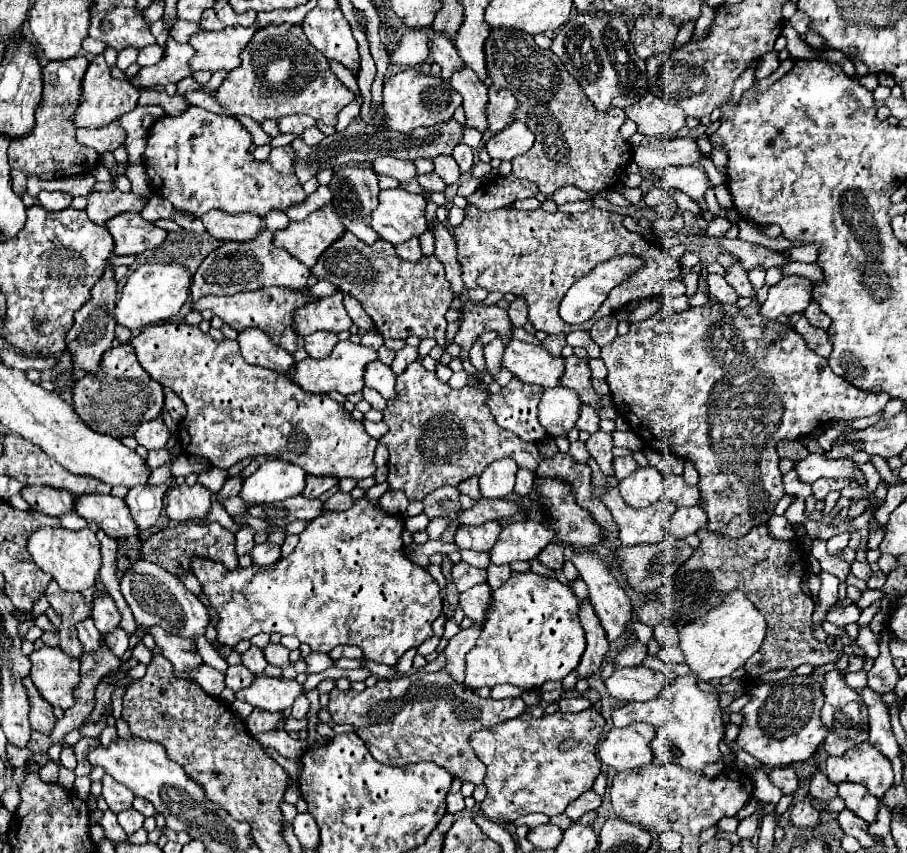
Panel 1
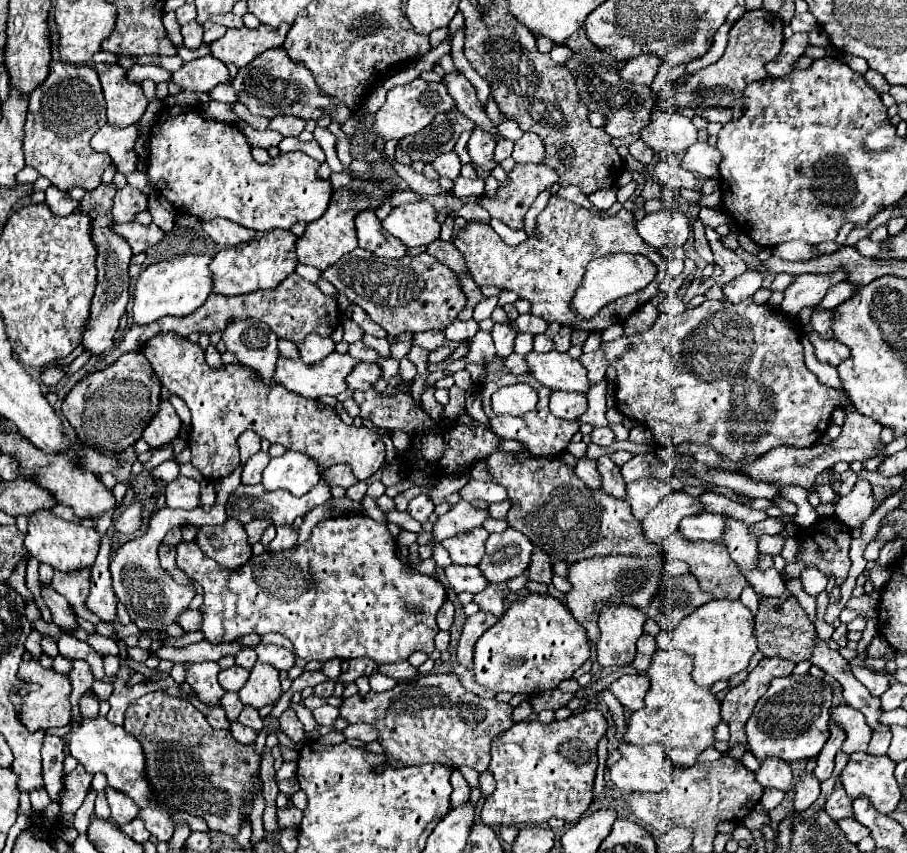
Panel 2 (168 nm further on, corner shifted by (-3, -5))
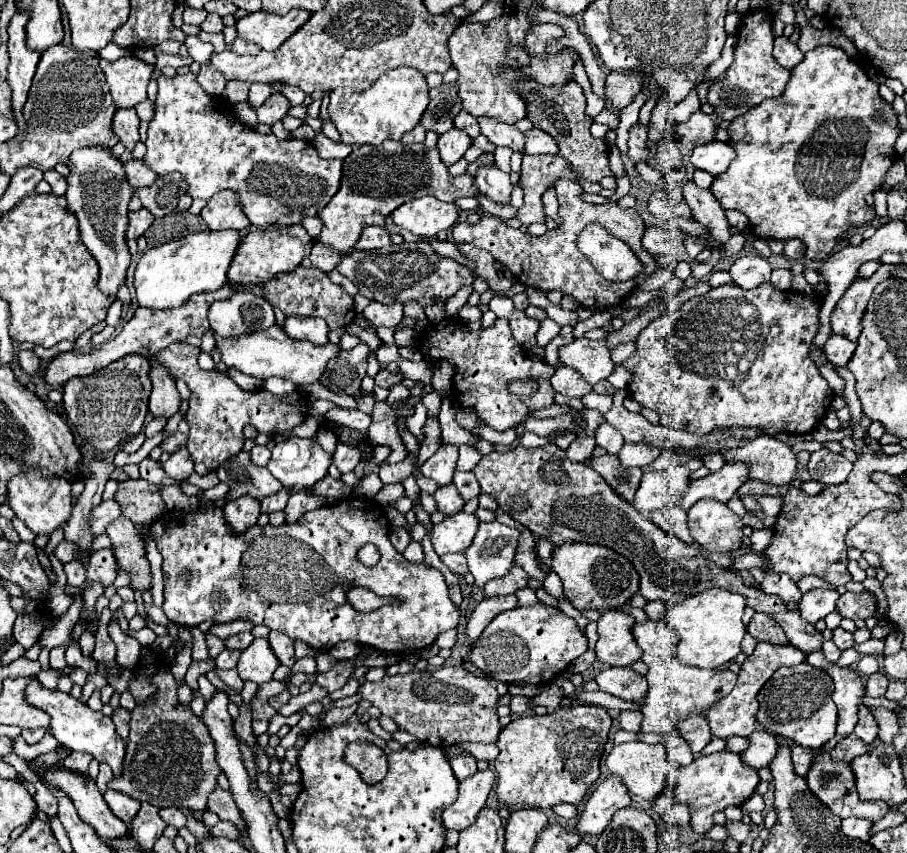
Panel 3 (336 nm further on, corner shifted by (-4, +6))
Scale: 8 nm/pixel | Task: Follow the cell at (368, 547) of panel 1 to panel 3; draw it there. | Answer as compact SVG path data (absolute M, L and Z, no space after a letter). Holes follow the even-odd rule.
M350 497L350 499L344 499L332 507L320 507L320 509L314 509L314 511L308 511L300 517L300 521L288 525L280 525L280 527L272 527L272 525L266 525L266 527L260 527L260 525L254 525L252 529L248 529L248 533L236 537L234 533L228 531L228 527L224 525L224 517L222 517L222 509L208 509L206 513L198 513L198 511L168 511L164 513L164 517L160 517L160 521L154 521L152 523L152 535L154 535L154 541L158 545L158 551L162 553L164 557L164 563L162 563L162 571L168 575L168 581L166 581L166 587L164 587L164 613L170 621L174 623L180 623L180 625L186 625L186 627L192 627L192 625L200 625L202 621L214 621L214 623L228 623L228 621L236 621L236 619L248 619L252 621L254 625L268 625L270 629L276 629L276 631L282 631L284 635L288 635L290 639L300 639L304 641L306 645L310 645L312 649L316 651L328 651L332 649L336 643L340 641L354 641L354 643L360 643L360 645L370 645L370 647L376 647L380 651L410 651L410 649L424 649L426 645L434 643L438 633L444 631L444 629L454 629L458 625L458 617L460 617L460 611L456 605L452 605L452 601L448 599L448 589L446 589L446 581L444 581L444 575L434 569L434 567L428 567L426 563L408 563L404 559L404 555L400 555L392 543L390 543L390 537L388 537L388 519L384 517L382 509L374 503L368 503L364 499L356 499L356 497ZM364 543L374 543L380 551L380 561L376 567L364 567L358 559L356 559L356 551L358 547L362 547ZM182 571L188 571L190 577L186 581L178 581L178 575L182 575ZM338 571L348 571L348 577L338 577ZM350 587L364 587L364 589L370 589L372 593L376 593L378 597L402 597L404 599L404 605L382 605L380 609L376 611L370 611L370 613L362 613L362 611L356 611L348 599L346 599L346 593Z

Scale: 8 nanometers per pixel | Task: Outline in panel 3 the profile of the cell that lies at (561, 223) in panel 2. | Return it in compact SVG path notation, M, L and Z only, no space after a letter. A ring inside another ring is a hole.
M560 179L556 183L556 195L558 195L558 203L560 203L562 225L558 225L556 229L546 231L540 237L534 237L534 235L524 233L520 229L506 227L500 219L482 217L476 225L470 225L470 223L458 223L458 225L454 225L452 239L456 243L464 241L464 243L472 243L472 245L488 251L494 257L494 261L498 261L500 265L504 265L518 279L518 283L522 283L526 287L534 287L534 289L540 289L544 293L560 291L562 295L574 297L578 301L578 305L582 305L586 309L594 309L594 311L606 311L610 307L618 307L620 303L626 301L626 297L644 279L648 279L652 273L656 273L658 259L654 255L650 255L642 247L644 219L640 217L640 213L634 207L632 209L624 209L616 201L594 205L594 203L584 201L582 193L584 193L584 189L576 181ZM588 223L600 223L610 235L614 235L620 241L624 241L626 245L630 245L630 249L644 263L644 271L636 279L630 279L630 281L624 281L624 283L604 281L604 277L600 277L590 267L590 263L586 261L586 257L576 249L576 239L578 239L578 235L582 233L582 229Z

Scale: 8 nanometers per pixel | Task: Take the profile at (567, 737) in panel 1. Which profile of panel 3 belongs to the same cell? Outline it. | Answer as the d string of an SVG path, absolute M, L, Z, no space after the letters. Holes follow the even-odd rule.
M576 705L566 709L556 709L548 715L524 715L510 721L496 741L500 755L494 761L494 771L498 775L498 783L494 785L494 797L500 805L508 809L518 807L538 807L548 809L556 803L572 803L580 805L588 789L600 775L598 763L604 753L604 745L610 731L610 715L604 707L598 705Z

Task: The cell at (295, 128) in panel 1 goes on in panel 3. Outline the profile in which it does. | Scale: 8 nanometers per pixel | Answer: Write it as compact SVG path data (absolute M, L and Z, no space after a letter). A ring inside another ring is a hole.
M274 93L270 95L262 107L256 109L256 115L258 115L258 121L264 123L264 125L274 125L276 121L280 121L288 109L290 109L290 101L282 95L282 93Z

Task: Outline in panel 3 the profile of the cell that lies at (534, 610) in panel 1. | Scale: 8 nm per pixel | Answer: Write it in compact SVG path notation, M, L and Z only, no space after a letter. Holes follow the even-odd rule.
M536 603L530 607L514 607L496 615L482 631L468 659L492 679L502 683L542 685L558 677L568 665L588 649L588 639L576 621L558 607Z

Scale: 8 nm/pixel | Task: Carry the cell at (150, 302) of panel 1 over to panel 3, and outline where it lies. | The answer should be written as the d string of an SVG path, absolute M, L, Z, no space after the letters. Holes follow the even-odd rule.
M206 231L192 233L182 239L148 249L136 267L134 287L140 307L150 309L172 309L184 305L192 295L204 291L216 291L226 283L226 271L240 243L238 231Z

